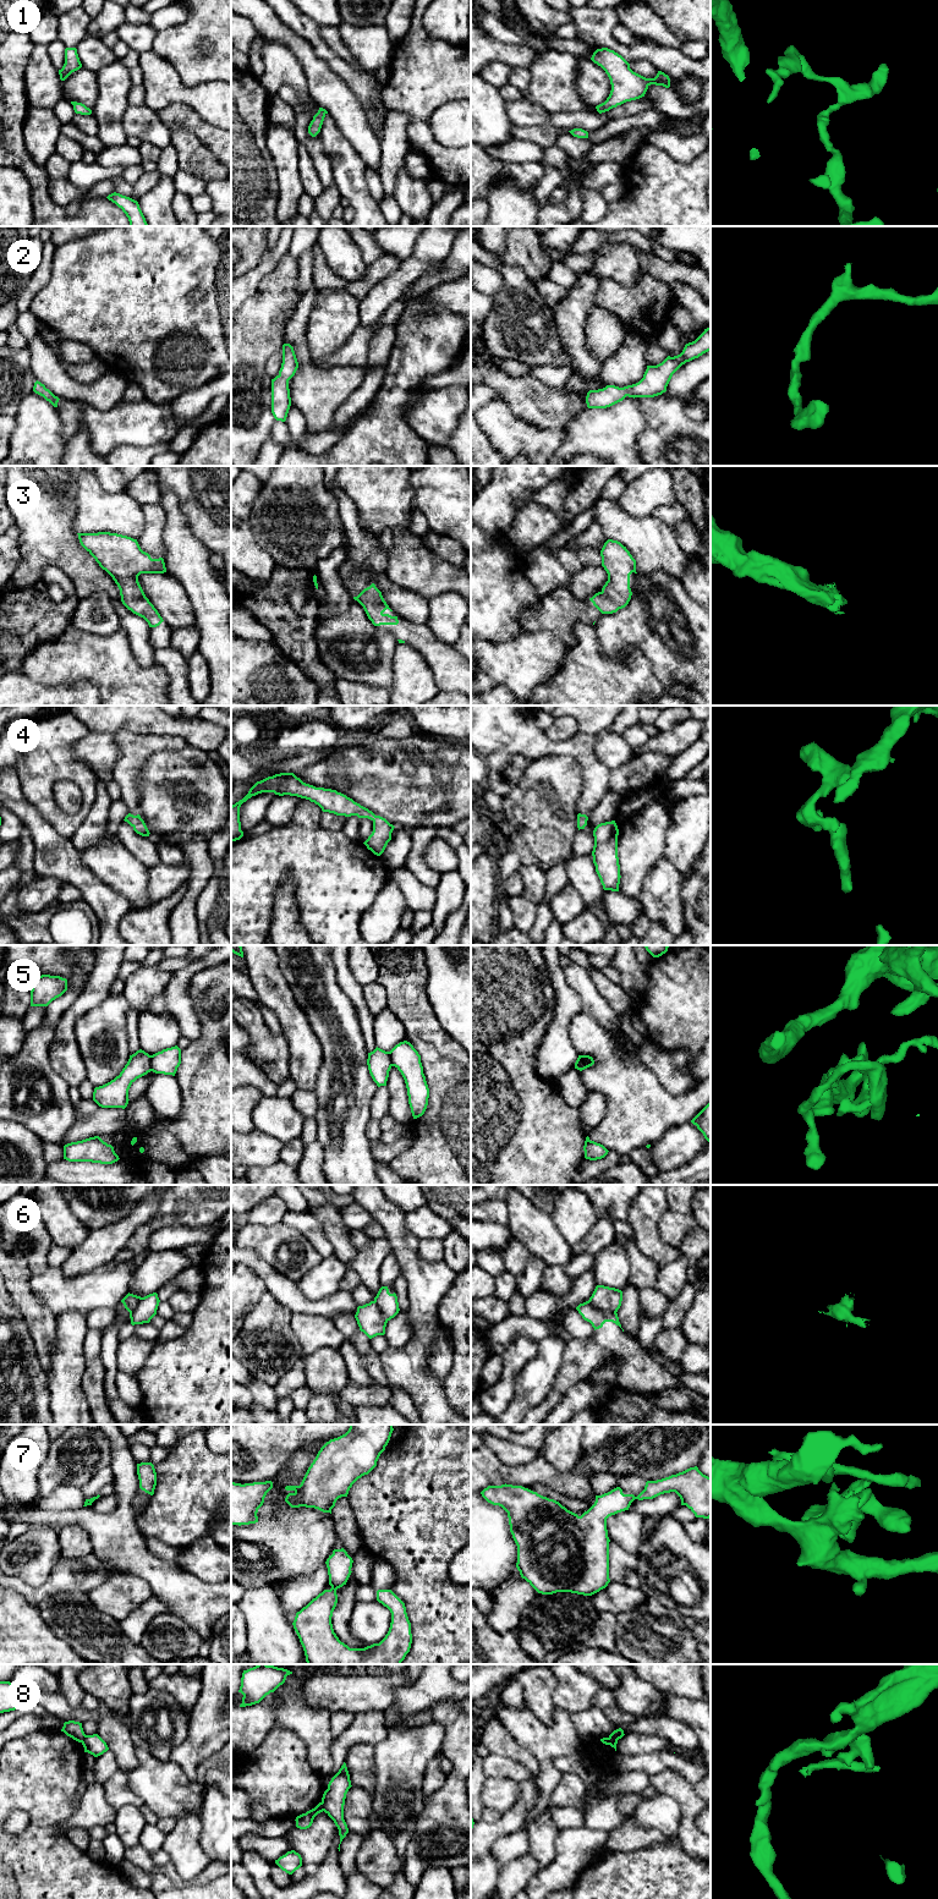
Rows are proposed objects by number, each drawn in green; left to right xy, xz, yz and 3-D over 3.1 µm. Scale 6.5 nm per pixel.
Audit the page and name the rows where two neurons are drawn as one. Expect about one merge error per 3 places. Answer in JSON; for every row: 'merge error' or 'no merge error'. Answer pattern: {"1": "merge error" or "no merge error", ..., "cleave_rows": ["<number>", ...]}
{"1": "no merge error", "2": "no merge error", "3": "no merge error", "4": "no merge error", "5": "merge error", "6": "merge error", "7": "merge error", "8": "merge error", "cleave_rows": ["5", "6", "7", "8"]}

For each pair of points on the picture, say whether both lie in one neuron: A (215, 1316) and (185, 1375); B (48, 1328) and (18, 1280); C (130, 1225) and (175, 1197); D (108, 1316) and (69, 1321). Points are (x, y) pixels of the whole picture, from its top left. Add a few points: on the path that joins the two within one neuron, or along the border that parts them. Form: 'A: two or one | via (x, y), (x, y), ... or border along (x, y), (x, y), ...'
A: one | via (215, 1331), (215, 1344), (199, 1360)
B: one | via (38, 1316), (21, 1293)
C: two | border along (163, 1197), (158, 1214), (140, 1227)
D: two | border along (86, 1315), (86, 1324), (89, 1328)

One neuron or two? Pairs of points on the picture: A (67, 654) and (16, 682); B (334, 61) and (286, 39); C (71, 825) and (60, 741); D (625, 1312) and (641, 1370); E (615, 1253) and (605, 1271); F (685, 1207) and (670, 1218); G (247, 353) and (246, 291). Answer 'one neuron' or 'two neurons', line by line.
A: two neurons
B: two neurons
C: one neuron
D: two neurons
E: one neuron
F: two neurons
G: two neurons

